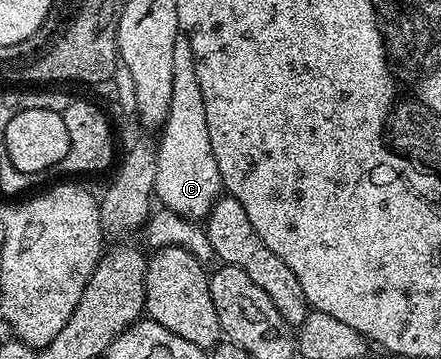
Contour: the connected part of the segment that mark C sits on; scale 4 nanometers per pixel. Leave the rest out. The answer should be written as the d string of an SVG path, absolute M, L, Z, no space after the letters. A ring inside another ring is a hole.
M188 39L175 41L175 58L171 60L171 109L165 126L160 128L157 144L157 172L153 186L161 207L174 211L182 219L201 221L222 198L223 188L215 153L211 153L211 137L207 133L207 109L203 109L203 93L195 73L195 59Z

